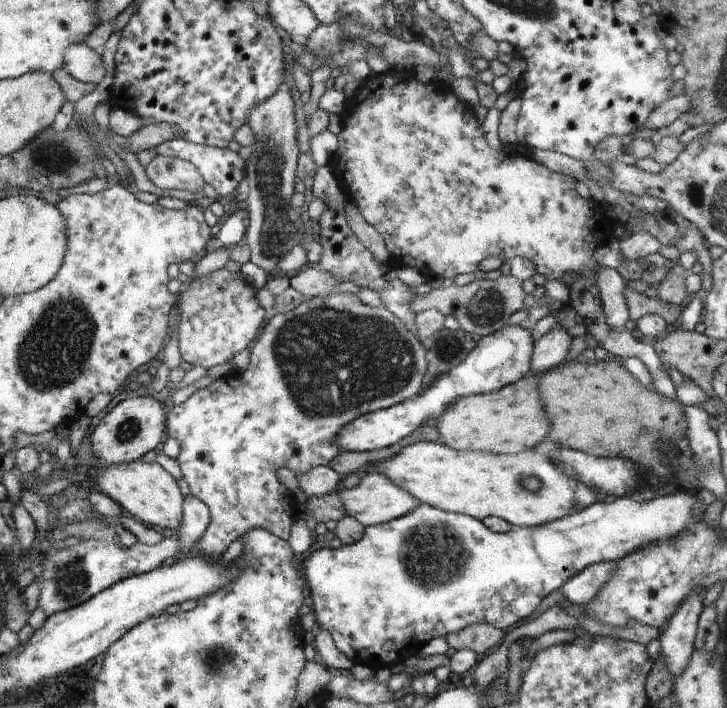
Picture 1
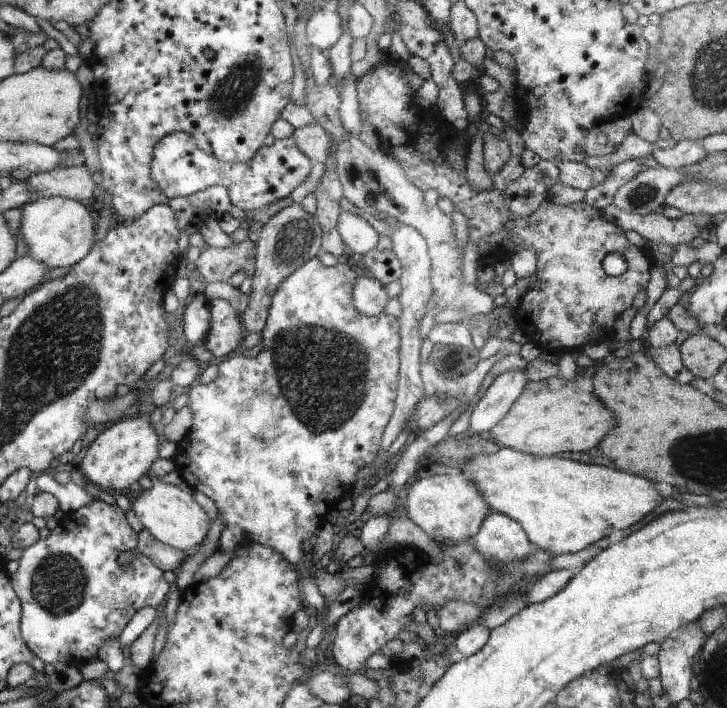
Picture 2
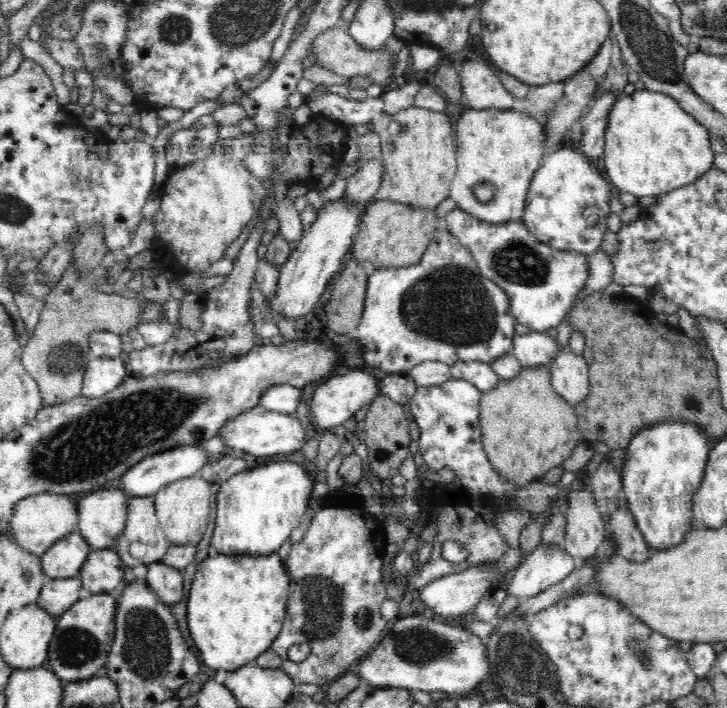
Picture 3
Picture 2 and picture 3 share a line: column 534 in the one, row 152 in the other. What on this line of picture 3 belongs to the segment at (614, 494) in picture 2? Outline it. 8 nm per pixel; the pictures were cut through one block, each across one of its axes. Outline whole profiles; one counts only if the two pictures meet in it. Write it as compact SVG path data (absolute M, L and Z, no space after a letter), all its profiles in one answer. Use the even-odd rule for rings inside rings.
M514 110L465 111L458 119L456 126L455 145L457 170L450 187L450 198L457 203L457 208L470 215L492 224L508 221L520 221L523 212L529 206L527 194L534 174L539 170L542 160L548 153L546 147L545 128L543 124L524 112Z

